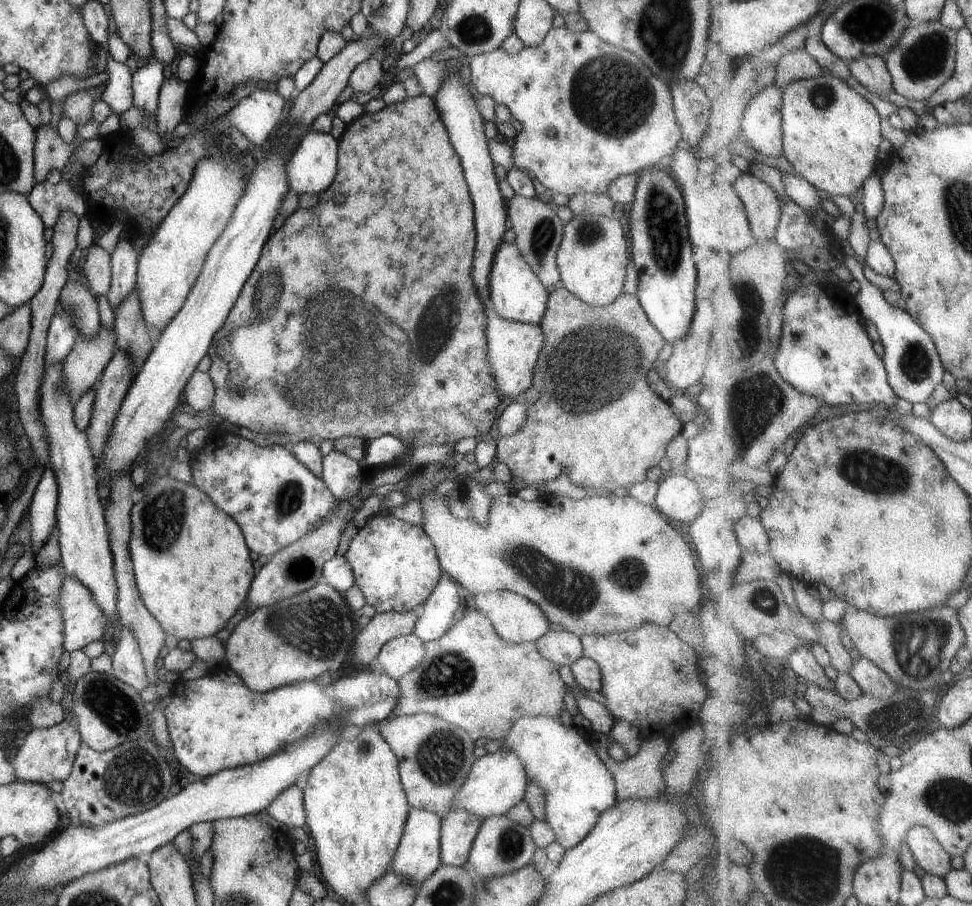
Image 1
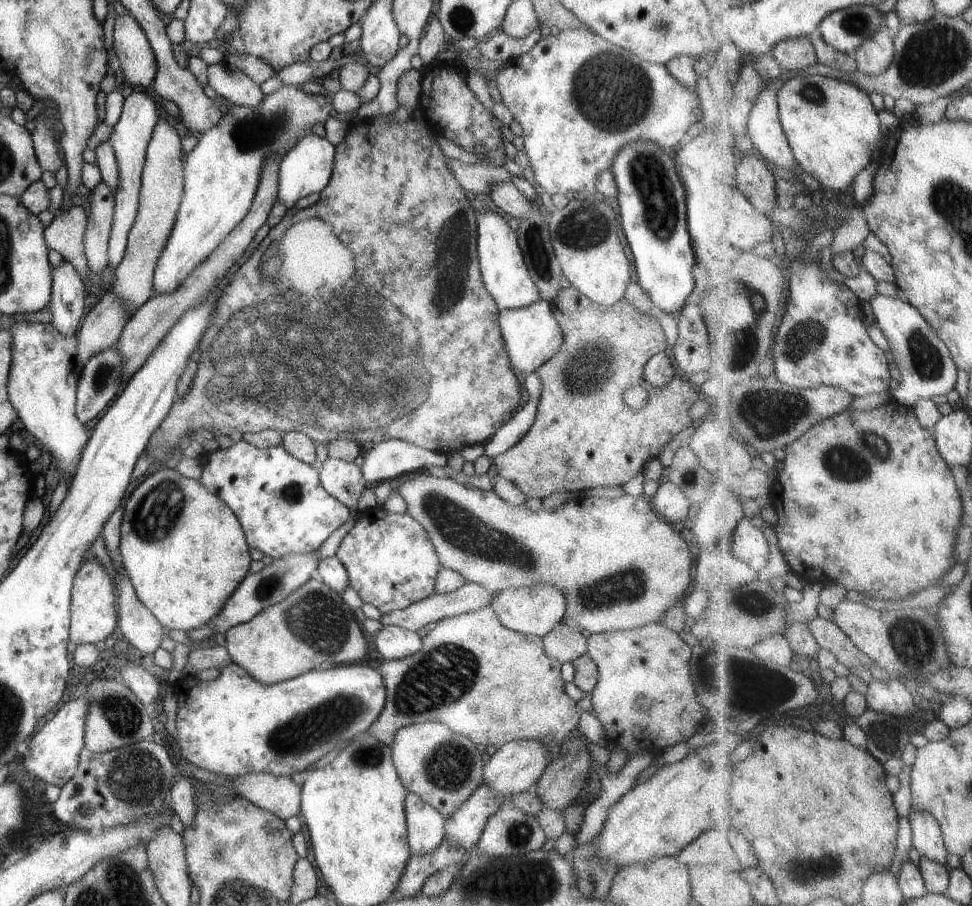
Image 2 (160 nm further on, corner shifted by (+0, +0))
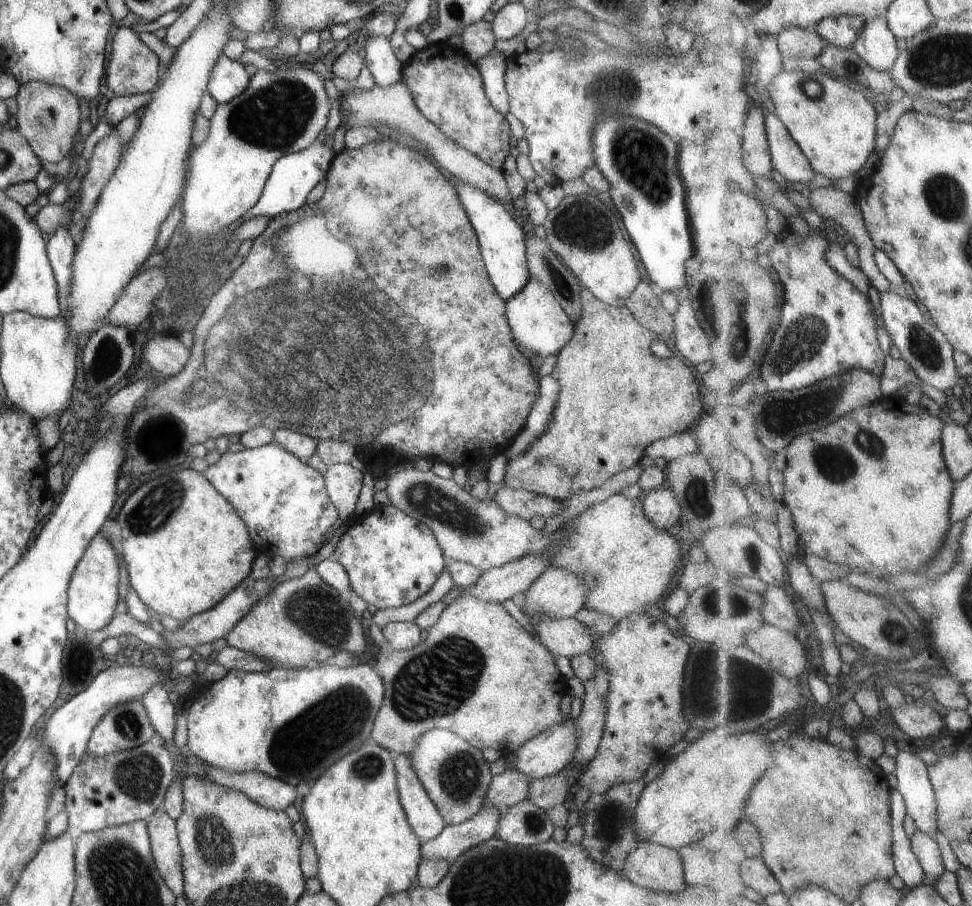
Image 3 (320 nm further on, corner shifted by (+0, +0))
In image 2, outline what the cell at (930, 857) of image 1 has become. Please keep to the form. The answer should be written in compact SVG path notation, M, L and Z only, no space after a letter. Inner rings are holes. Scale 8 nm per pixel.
M912 810L909 814L912 827L912 844L923 857L929 857L944 864L947 868L948 848L944 841L944 834L936 819L927 811Z

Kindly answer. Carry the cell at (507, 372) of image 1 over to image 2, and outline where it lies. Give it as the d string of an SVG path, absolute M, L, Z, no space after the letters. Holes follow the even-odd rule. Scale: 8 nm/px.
M537 300L531 306L513 310L500 310L497 318L497 330L501 334L501 342L507 354L509 370L521 372L525 376L535 371L545 360L549 360L561 346L562 334L549 312L549 303Z

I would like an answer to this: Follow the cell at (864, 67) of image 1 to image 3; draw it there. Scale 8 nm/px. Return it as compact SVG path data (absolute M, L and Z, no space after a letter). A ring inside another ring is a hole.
M886 17L866 21L859 40L852 46L873 68L890 73L900 55L897 37L891 32Z

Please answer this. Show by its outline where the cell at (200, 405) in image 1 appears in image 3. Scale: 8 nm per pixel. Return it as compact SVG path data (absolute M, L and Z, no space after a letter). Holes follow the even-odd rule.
M165 333L153 335L142 348L147 368L157 370L165 378L179 374L189 358L189 350L178 339Z

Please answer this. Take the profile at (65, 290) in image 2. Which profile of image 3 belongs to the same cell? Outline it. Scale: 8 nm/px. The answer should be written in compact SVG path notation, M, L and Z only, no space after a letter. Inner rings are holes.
M63 225L57 226L48 236L46 242L46 257L52 268L56 280L58 296L64 298L68 295L70 287L72 265L70 264L74 253L74 242L70 232Z

